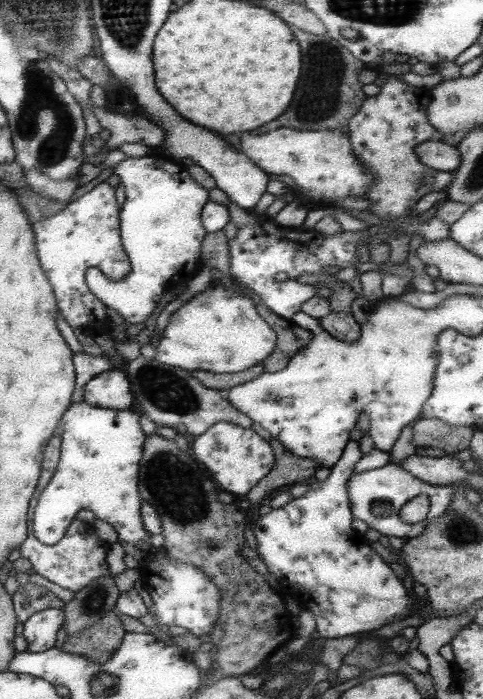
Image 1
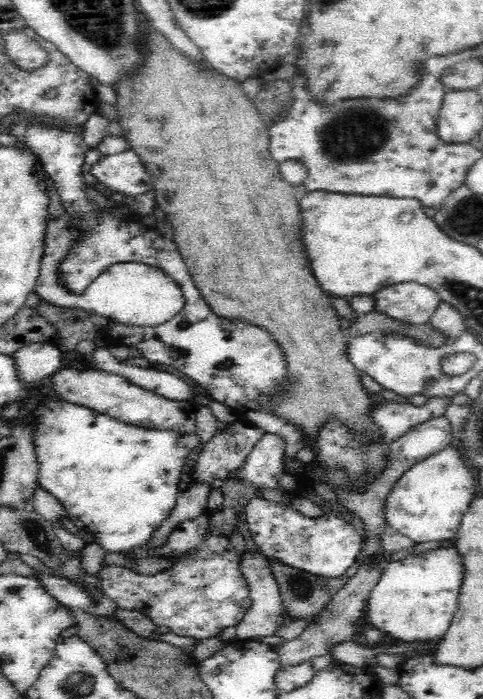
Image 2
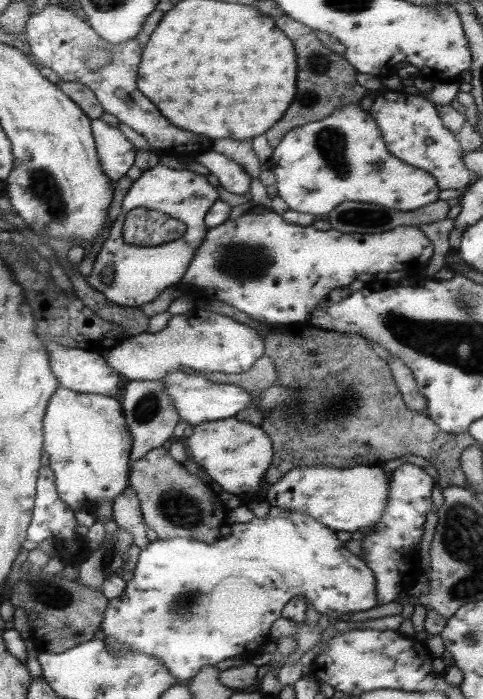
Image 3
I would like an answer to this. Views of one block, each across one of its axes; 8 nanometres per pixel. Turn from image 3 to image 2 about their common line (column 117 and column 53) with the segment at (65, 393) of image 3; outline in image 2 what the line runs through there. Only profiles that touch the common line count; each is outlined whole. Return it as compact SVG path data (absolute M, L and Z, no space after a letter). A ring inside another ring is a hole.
M44 398L40 400L32 411L26 414L26 418L20 418L19 421L13 421L16 425L29 428L31 430L31 446L33 446L33 458L37 464L37 484L39 488L48 492L48 495L59 503L63 512L65 512L68 519L70 519L76 526L81 529L87 529L89 532L95 532L99 537L98 544L102 546L107 552L118 552L120 549L127 549L133 547L138 543L143 543L146 539L150 539L156 527L168 516L168 513L175 505L177 497L183 488L184 474L192 476L194 465L200 451L203 449L204 441L196 431L177 431L177 430L154 430L146 429L140 423L127 423L120 419L114 418L107 414L102 414L97 410L92 410L87 406L80 406L66 402L64 399L52 400L52 398Z

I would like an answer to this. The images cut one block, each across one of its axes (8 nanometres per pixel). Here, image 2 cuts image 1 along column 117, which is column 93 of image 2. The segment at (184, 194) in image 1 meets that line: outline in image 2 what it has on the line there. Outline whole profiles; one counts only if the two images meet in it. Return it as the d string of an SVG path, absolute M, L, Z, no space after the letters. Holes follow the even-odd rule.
M130 148L118 154L101 156L91 172L106 188L126 196L136 196L152 189L150 173L140 155ZM68 215L51 218L48 228L47 248L42 260L35 292L42 299L63 307L82 308L112 317L120 322L164 322L178 314L186 302L183 287L160 267L149 268L144 264L118 262L108 266L89 285L83 296L76 296L56 283L56 265L64 258L74 244L74 237L68 229Z

